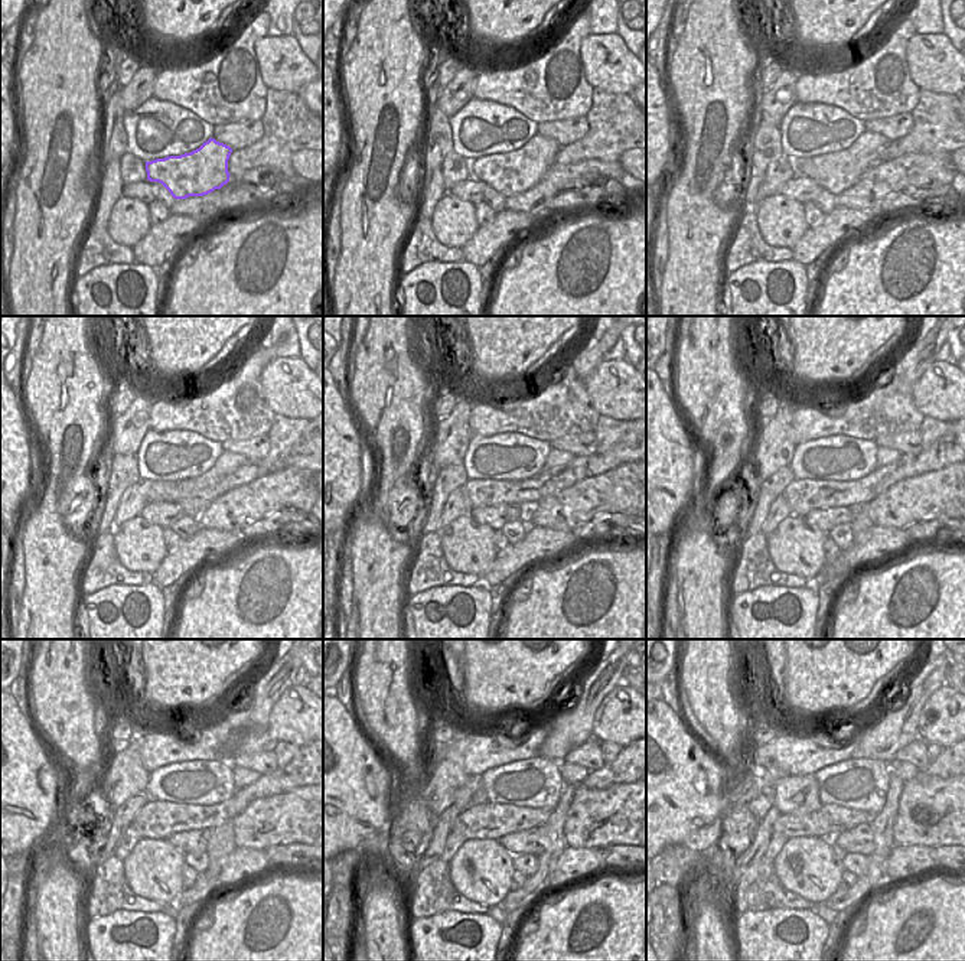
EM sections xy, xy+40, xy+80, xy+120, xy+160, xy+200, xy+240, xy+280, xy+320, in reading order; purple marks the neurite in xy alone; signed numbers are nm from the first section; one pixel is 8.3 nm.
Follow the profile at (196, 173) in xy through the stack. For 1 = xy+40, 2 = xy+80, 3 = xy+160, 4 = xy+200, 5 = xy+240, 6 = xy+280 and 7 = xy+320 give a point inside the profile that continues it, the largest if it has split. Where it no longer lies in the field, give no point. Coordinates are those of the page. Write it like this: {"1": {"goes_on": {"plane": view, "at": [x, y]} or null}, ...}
{"1": {"goes_on": {"plane": "xy+40", "at": [515, 172]}}, "2": {"goes_on": {"plane": "xy+80", "at": [834, 172]}}, "3": {"goes_on": {"plane": "xy+160", "at": [556, 458]}}, "4": {"goes_on": {"plane": "xy+200", "at": [884, 456]}}, "5": {"goes_on": {"plane": "xy+240", "at": [243, 777]}}, "6": {"goes_on": {"plane": "xy+280", "at": [571, 774]}}, "7": {"goes_on": {"plane": "xy+320", "at": [902, 769]}}}

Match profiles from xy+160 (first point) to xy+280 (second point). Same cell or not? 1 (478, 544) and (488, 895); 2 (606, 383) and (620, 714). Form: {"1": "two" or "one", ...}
{"1": "one", "2": "one"}

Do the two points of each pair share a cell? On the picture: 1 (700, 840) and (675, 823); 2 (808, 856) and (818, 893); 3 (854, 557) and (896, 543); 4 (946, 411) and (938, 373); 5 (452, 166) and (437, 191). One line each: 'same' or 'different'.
1: different
2: same
3: same
4: same
5: different

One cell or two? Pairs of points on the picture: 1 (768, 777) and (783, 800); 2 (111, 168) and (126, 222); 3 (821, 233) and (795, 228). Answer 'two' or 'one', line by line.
1: two
2: two
3: two

